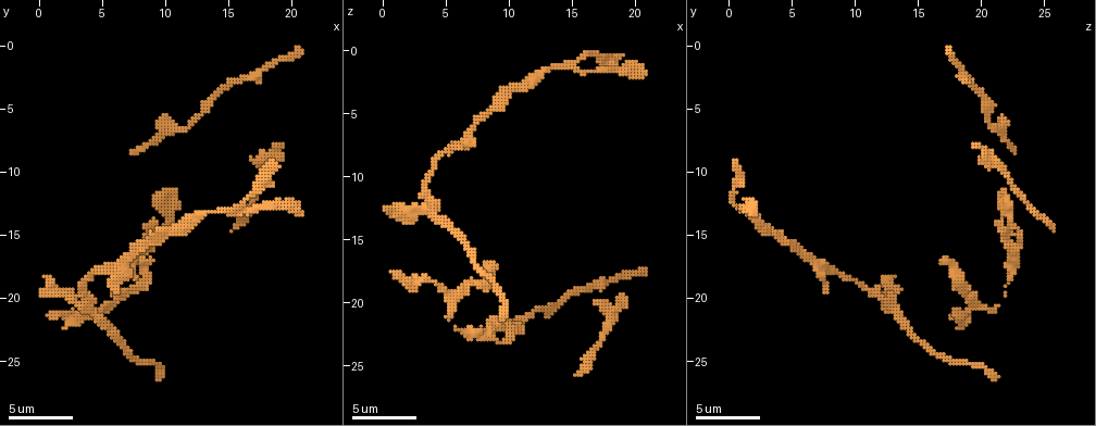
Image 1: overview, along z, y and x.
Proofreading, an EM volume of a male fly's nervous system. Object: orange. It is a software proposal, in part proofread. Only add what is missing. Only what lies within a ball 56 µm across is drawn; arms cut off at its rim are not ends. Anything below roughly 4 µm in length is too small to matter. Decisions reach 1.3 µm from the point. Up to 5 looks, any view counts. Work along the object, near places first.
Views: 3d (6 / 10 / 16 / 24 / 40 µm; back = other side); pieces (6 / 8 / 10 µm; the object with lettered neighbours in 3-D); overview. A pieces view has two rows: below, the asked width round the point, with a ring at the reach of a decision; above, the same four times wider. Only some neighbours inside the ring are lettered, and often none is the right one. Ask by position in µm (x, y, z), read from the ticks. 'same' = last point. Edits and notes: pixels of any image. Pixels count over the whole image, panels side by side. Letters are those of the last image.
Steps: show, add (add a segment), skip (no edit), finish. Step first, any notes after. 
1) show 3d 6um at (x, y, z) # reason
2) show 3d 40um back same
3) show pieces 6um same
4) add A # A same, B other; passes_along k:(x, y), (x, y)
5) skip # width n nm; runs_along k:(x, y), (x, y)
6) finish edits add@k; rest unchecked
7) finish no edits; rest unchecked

show pieces 10um at (20.8, 13.2, 1.8) # long arm stops here

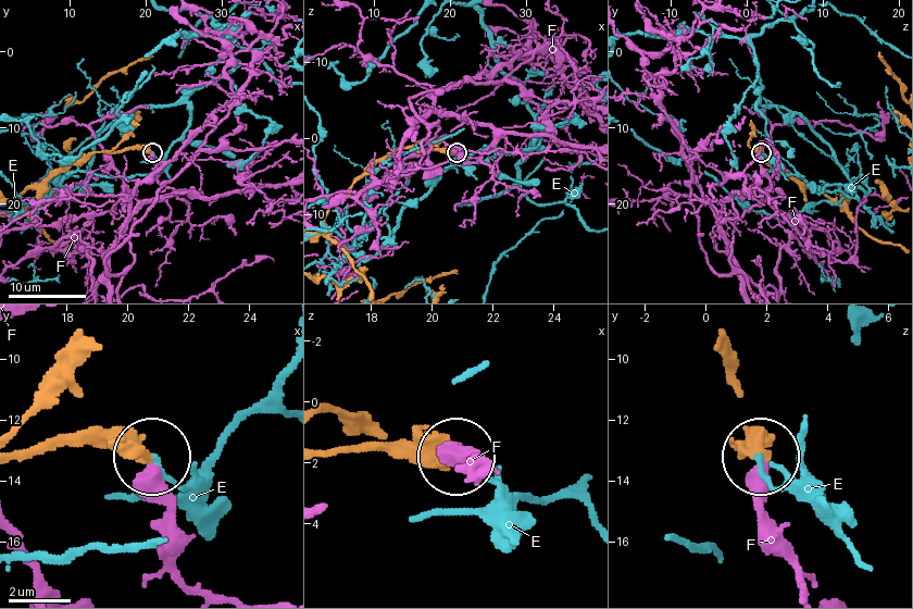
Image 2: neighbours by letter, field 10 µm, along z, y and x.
skip # width 390 nm; E other, F other; runs_along 2:(38, 188), (98, 151), (151, 151); none of them fits

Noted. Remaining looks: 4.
show pieces 6um at (18.6, 9.4, 0.4) # an open end

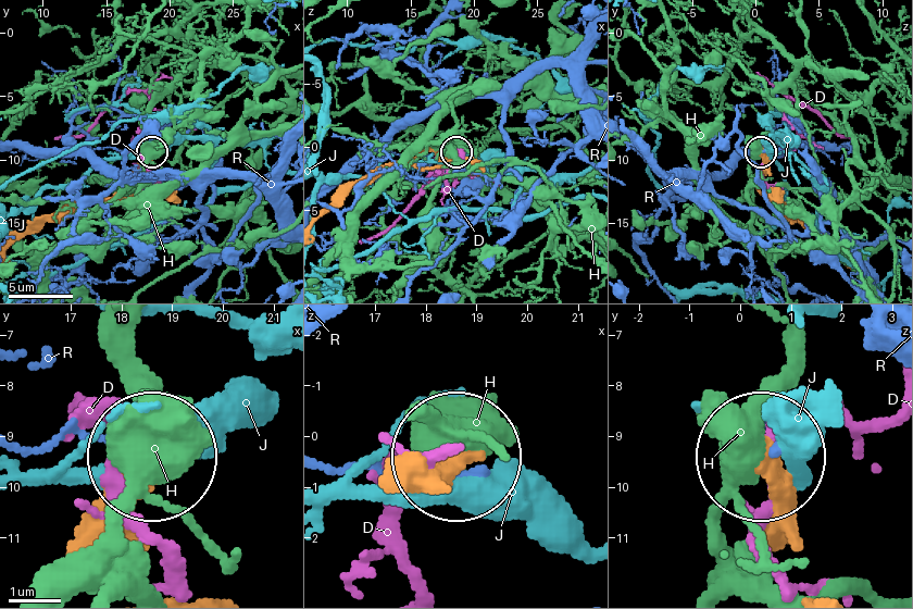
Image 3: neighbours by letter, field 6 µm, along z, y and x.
skip # D other, H other, J other, R other; runs_along 3:(402, 460), (450, 460); none of them fits

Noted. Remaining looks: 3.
show pieces 6um at (8.8, 17.2, 17.0)

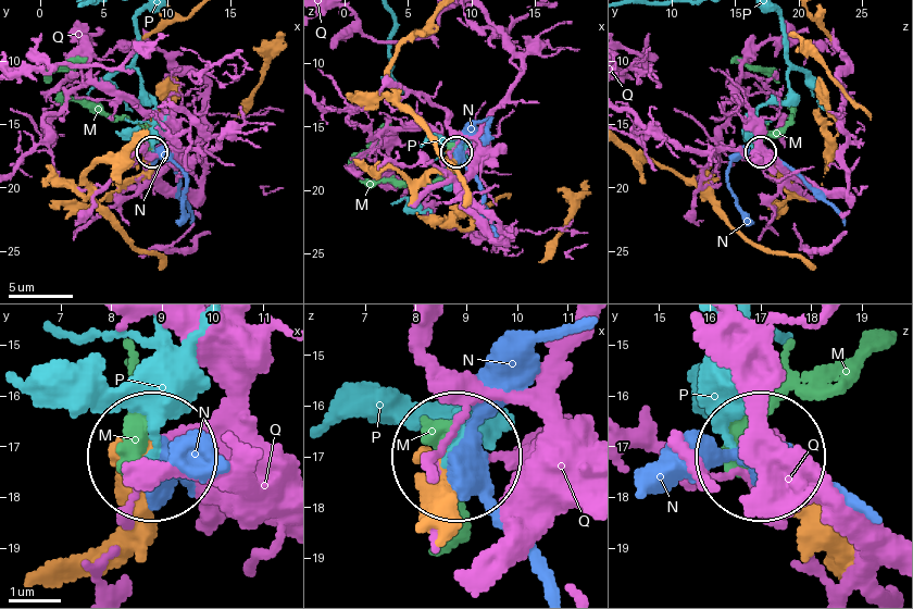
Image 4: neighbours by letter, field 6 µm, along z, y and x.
skip # width 400 nm; M other, N other, P other, Q other; runs_along 4:(419, 522), (458, 462); none of them fits

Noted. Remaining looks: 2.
finish no edits; rest unchecked

